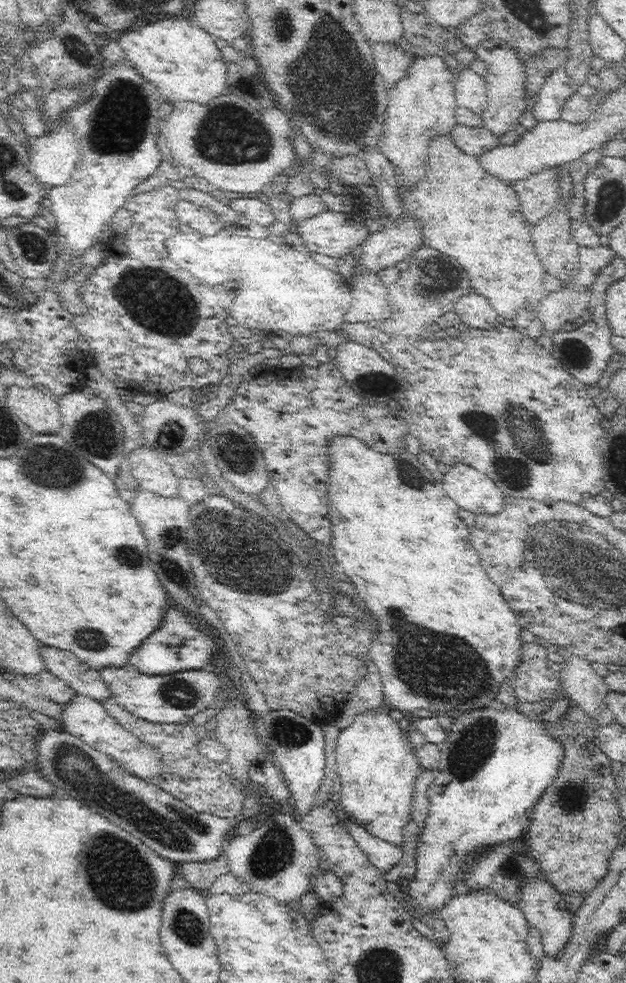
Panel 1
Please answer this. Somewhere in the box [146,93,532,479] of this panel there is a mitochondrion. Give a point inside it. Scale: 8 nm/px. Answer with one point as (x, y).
(231, 134)

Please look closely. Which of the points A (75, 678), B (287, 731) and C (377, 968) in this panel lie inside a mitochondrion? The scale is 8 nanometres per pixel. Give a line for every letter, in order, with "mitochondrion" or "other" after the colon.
A: other
B: mitochondrion
C: mitochondrion

